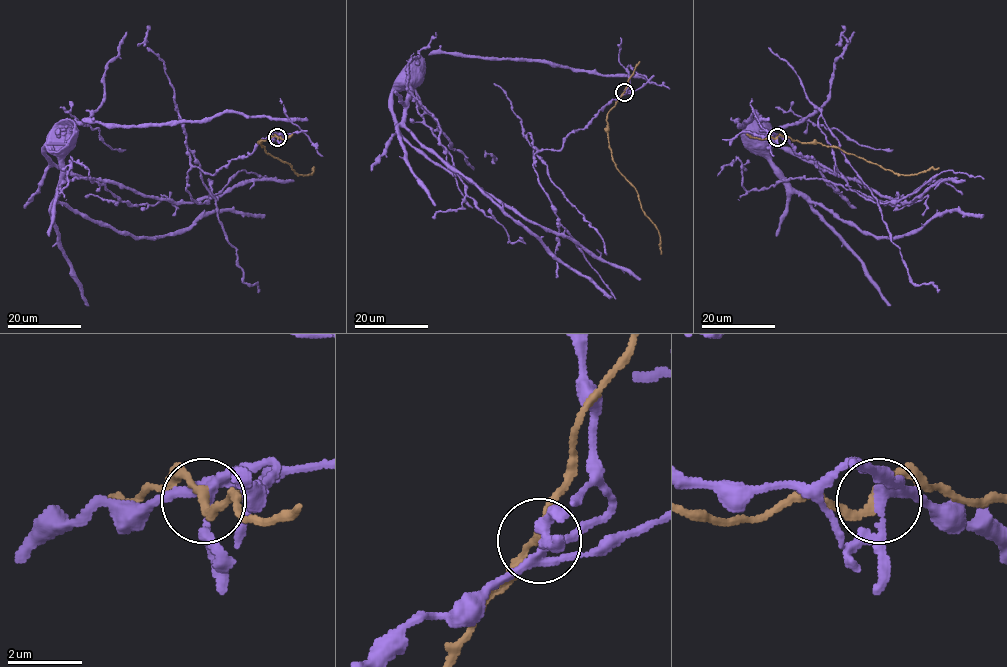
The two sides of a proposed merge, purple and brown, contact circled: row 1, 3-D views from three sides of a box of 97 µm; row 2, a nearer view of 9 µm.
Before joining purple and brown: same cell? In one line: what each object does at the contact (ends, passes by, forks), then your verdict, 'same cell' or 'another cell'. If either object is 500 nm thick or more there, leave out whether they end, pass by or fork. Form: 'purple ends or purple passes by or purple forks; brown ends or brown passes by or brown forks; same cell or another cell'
purple forks; brown passes by; another cell

